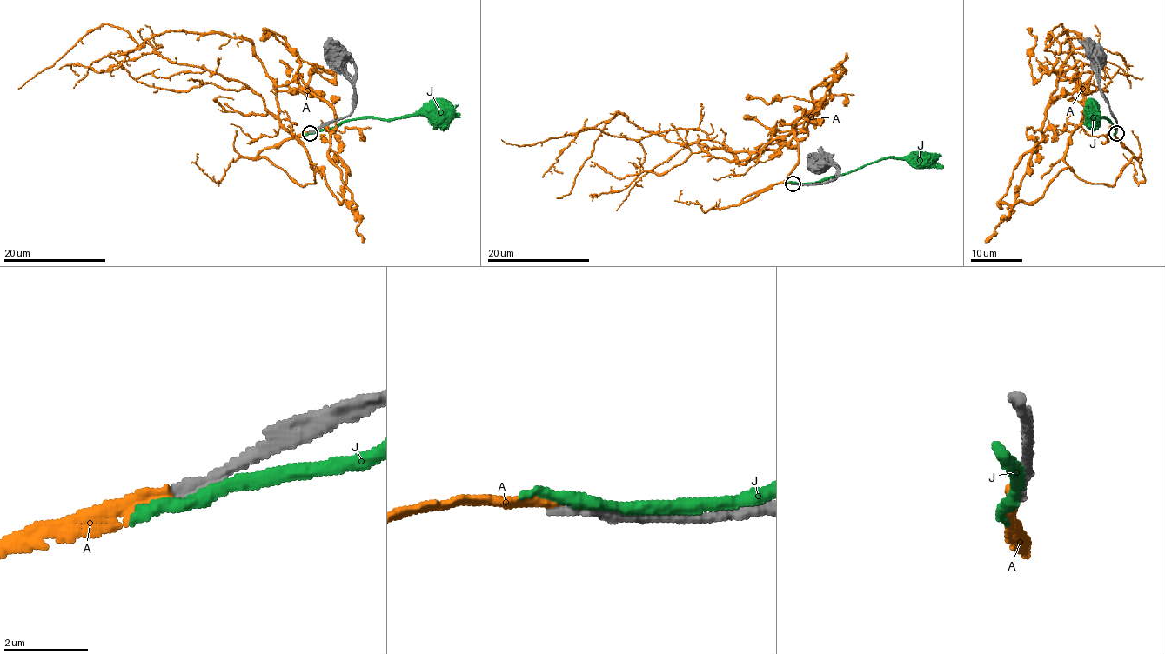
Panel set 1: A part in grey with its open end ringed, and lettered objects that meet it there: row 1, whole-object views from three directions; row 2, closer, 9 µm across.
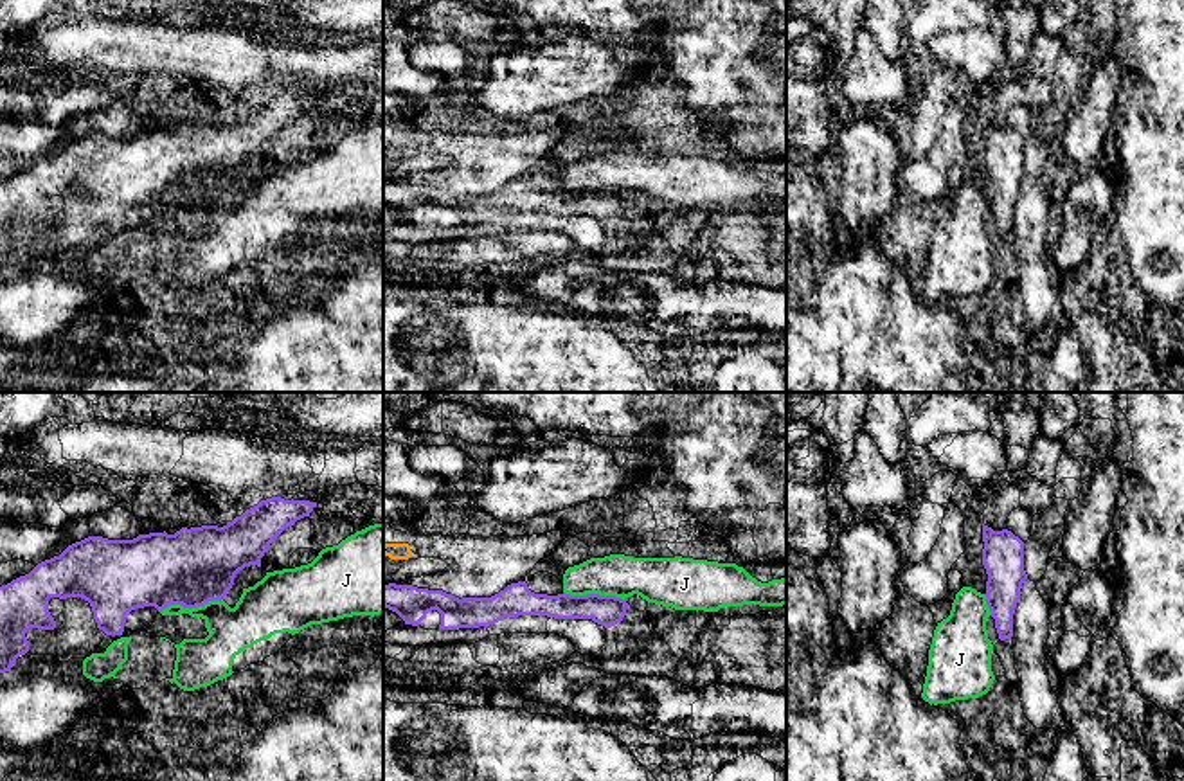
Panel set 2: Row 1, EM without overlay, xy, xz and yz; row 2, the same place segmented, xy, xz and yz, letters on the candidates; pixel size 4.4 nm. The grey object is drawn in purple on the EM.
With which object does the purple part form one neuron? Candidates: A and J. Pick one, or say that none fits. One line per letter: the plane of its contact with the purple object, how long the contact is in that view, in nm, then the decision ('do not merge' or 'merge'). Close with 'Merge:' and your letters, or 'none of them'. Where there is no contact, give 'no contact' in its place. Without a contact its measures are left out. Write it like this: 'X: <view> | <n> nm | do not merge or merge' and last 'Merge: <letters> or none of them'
A: no contact | do not merge
J: xy | 320 nm | do not merge
Merge: none of them

